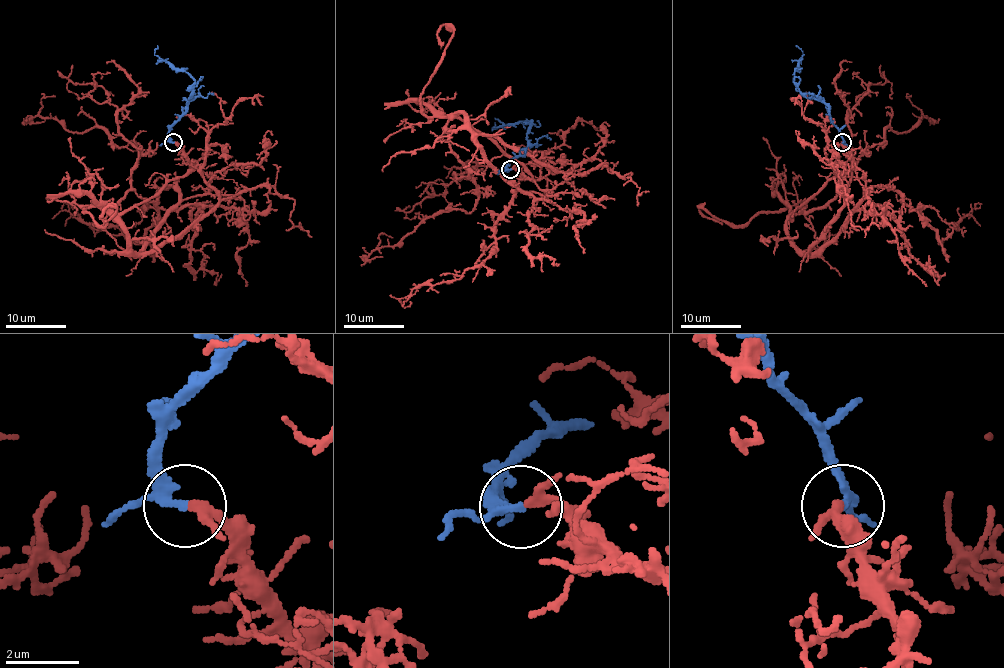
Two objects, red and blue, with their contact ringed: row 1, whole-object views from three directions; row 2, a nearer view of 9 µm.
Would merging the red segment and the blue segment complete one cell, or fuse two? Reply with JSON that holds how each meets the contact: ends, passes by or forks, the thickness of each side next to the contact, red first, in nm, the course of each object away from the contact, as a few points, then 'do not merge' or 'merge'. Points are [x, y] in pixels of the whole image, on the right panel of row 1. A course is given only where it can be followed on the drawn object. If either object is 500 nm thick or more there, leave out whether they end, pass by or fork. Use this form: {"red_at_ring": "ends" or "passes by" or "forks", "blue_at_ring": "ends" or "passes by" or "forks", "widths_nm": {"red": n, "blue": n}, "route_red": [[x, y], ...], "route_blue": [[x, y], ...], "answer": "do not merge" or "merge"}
{"red_at_ring": "passes by", "blue_at_ring": "passes by", "widths_nm": {"red": 200, "blue": 200}, "route_red": [[843, 142], [850, 167], [792, 214], [823, 208], [888, 127], [907, 131], [921, 116], [910, 95]], "route_blue": [[843, 142], [826, 106], [816, 98], [808, 98], [793, 80], [802, 56], [796, 46]], "answer": "merge"}

